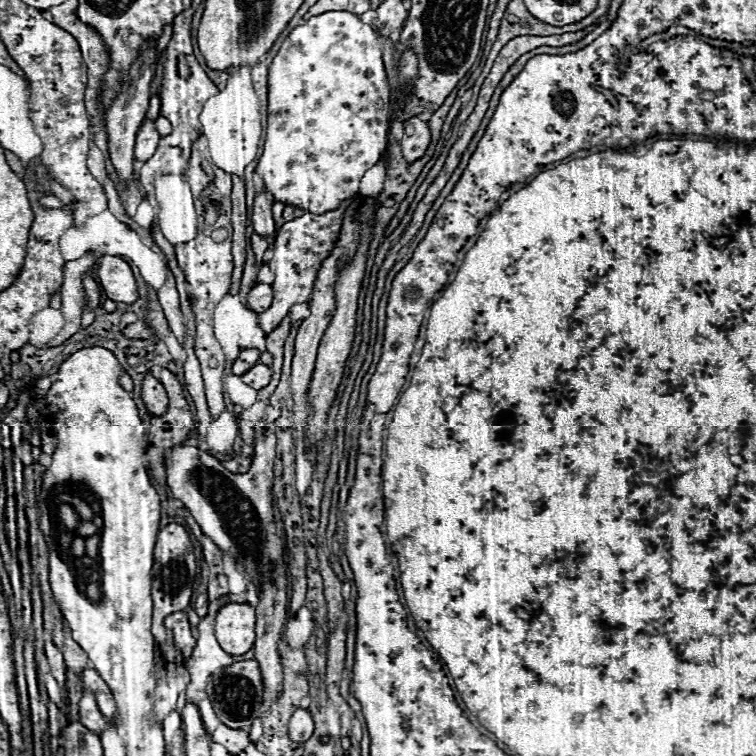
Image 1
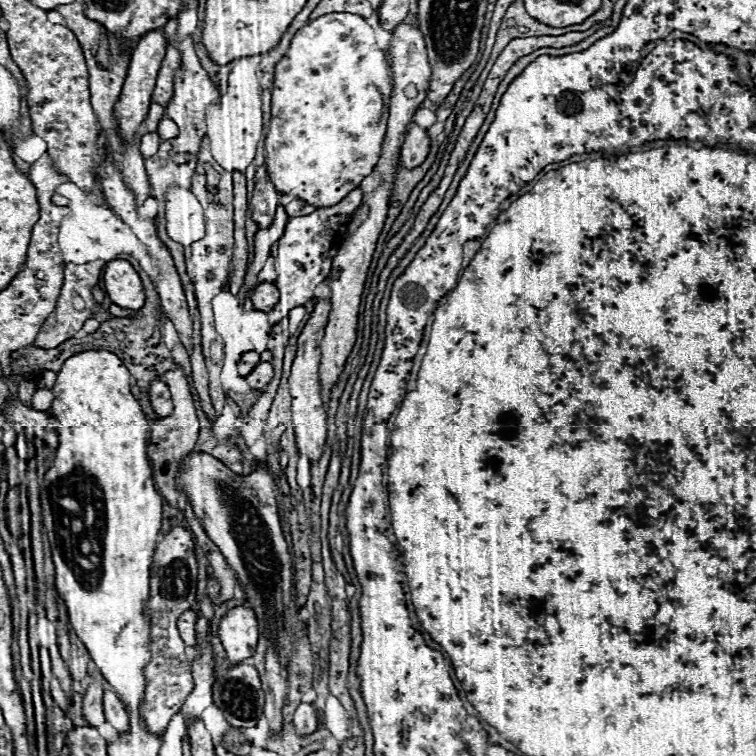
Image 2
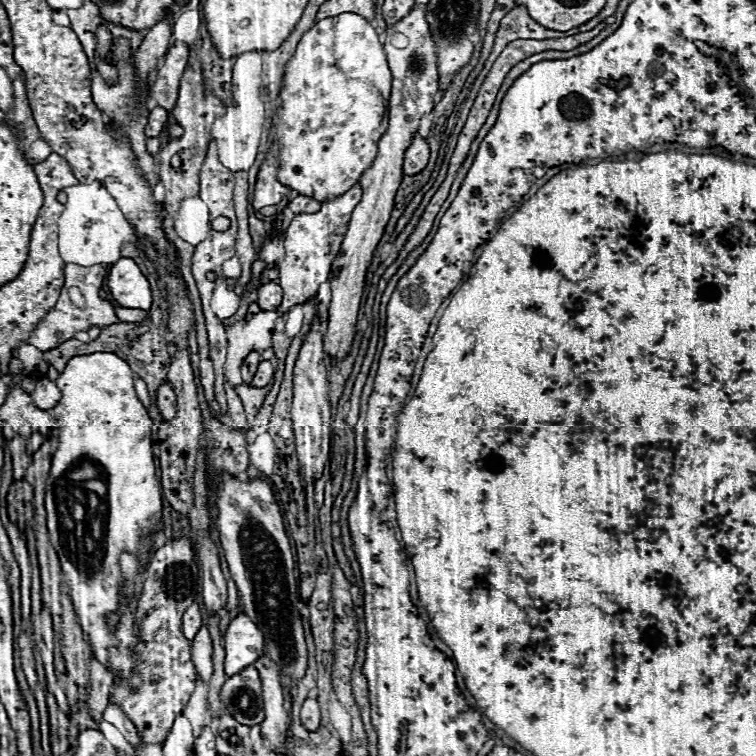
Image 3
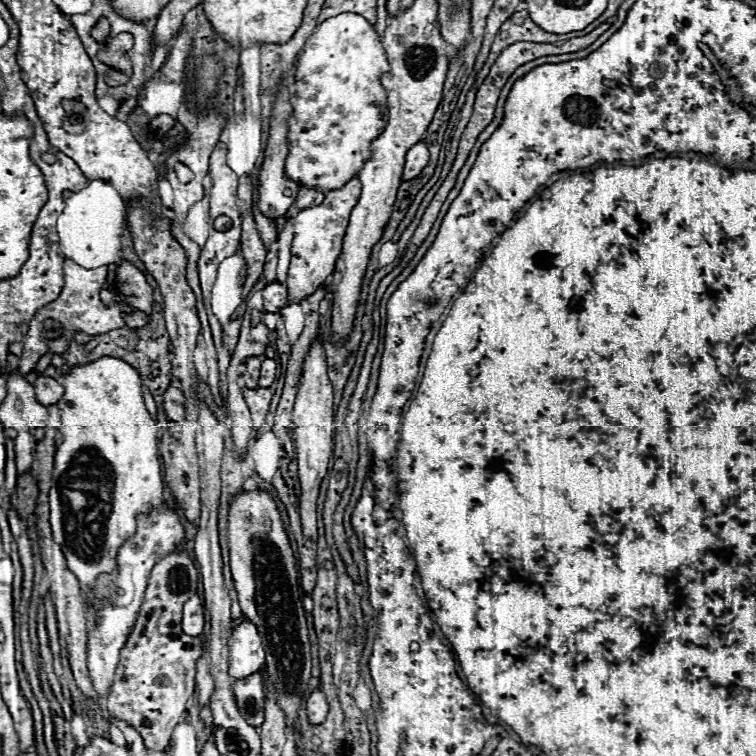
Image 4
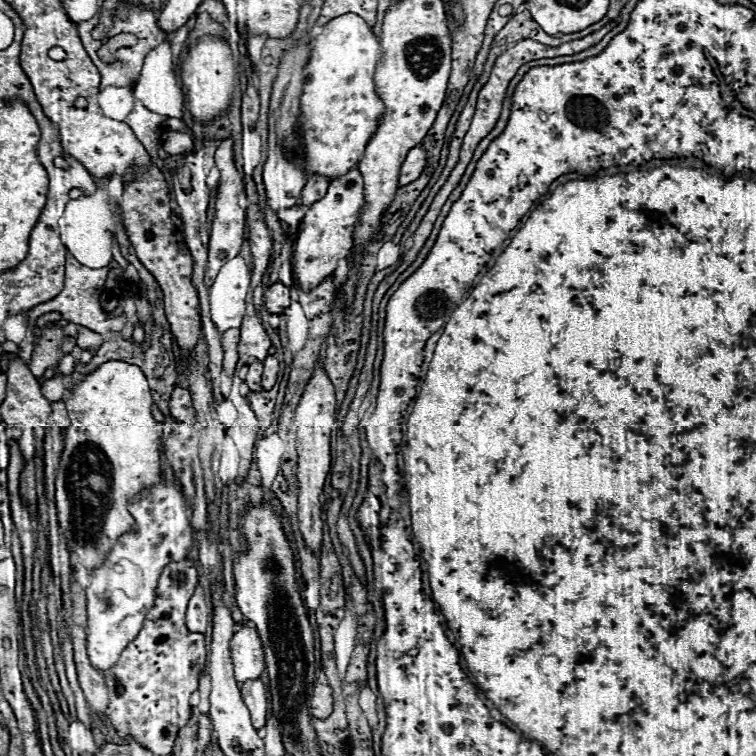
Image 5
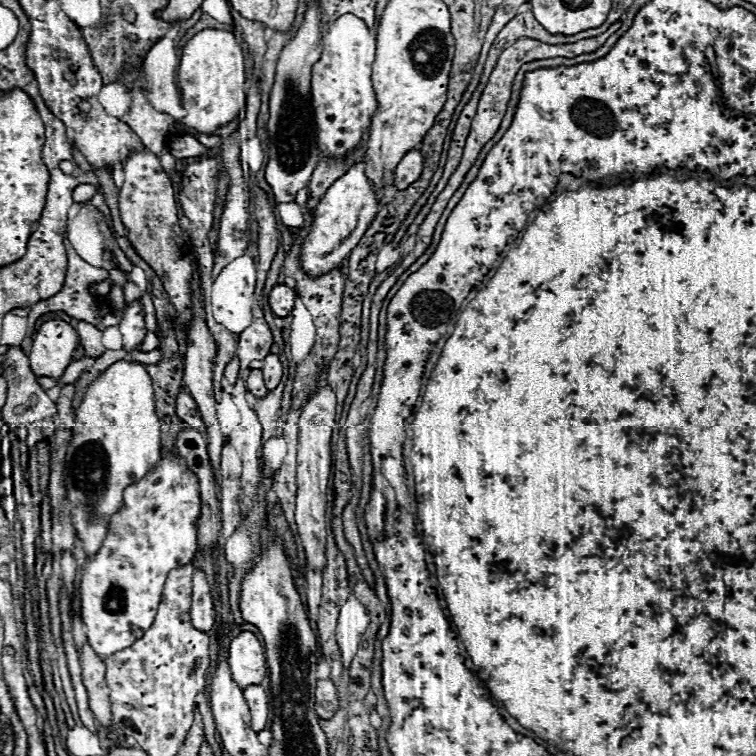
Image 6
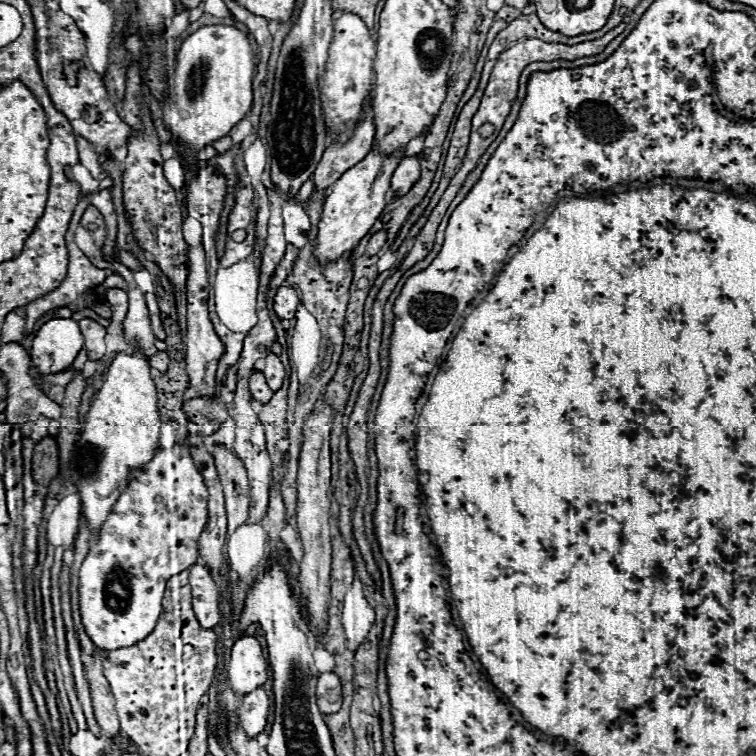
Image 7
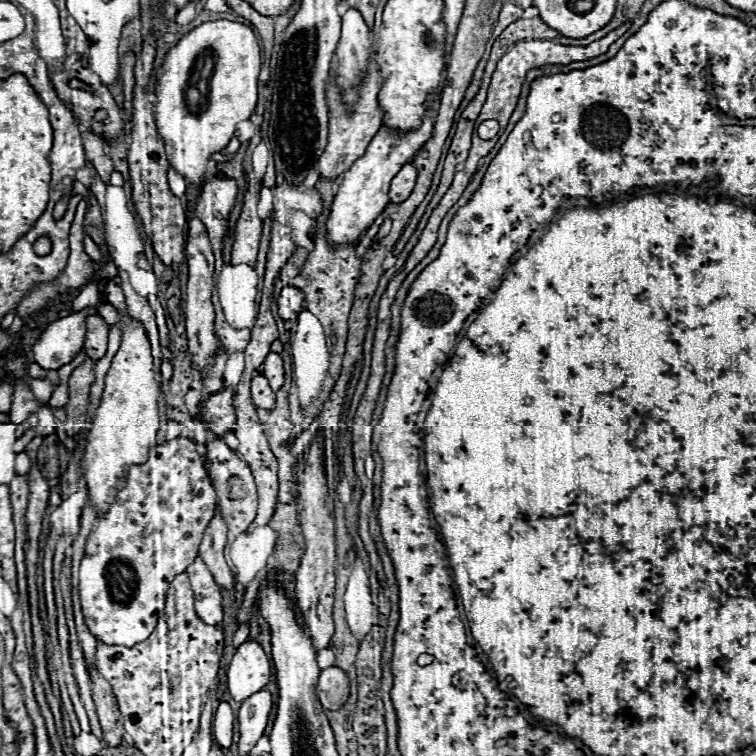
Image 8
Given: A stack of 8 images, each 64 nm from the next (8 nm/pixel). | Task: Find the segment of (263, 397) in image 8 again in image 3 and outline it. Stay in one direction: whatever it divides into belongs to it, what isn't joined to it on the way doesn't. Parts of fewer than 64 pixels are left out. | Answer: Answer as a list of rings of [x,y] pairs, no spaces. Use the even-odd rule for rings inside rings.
[[[250,352],[246,358],[244,358],[244,362],[242,362],[242,378],[244,378],[244,382],[248,382],[248,378],[252,378],[252,374],[256,374],[256,366],[260,364],[260,354],[258,352]]]

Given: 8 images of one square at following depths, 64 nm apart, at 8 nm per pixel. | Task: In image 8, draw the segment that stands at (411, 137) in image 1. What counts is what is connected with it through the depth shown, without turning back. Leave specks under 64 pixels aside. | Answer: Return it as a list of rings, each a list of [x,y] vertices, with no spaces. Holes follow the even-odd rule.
[[[406,162],[400,168],[400,172],[392,178],[392,184],[390,184],[390,202],[404,202],[404,198],[408,198],[408,194],[414,190],[416,176],[418,176],[418,170],[414,168],[414,164]]]

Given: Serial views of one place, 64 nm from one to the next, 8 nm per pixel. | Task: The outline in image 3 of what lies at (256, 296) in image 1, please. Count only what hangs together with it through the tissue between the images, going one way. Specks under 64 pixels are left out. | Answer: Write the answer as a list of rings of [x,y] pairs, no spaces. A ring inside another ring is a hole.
[[[266,282],[262,284],[258,290],[258,300],[256,304],[260,306],[260,310],[276,310],[276,306],[280,306],[280,298],[282,298],[282,288],[276,282]]]

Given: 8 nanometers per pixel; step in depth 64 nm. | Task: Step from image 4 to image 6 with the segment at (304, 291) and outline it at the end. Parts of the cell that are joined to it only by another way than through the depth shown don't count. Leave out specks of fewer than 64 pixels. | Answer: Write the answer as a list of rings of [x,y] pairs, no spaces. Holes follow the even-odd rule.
[[[358,162],[350,166],[348,172],[328,188],[324,198],[314,208],[312,224],[308,236],[302,240],[302,250],[300,250],[302,270],[310,278],[320,278],[322,274],[334,270],[340,264],[340,260],[344,260],[358,244],[358,240],[364,236],[376,212],[378,212],[378,200],[374,188],[364,174],[364,164]]]

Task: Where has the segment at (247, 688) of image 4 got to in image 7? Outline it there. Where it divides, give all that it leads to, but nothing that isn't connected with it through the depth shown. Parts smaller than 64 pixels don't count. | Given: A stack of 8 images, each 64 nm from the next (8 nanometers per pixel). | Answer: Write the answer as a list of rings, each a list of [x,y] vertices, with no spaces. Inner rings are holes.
[[[256,688],[244,696],[240,720],[242,720],[242,726],[248,736],[258,736],[264,730],[264,726],[268,722],[266,720],[268,706],[270,706],[270,702],[268,702],[268,694],[264,688]]]

